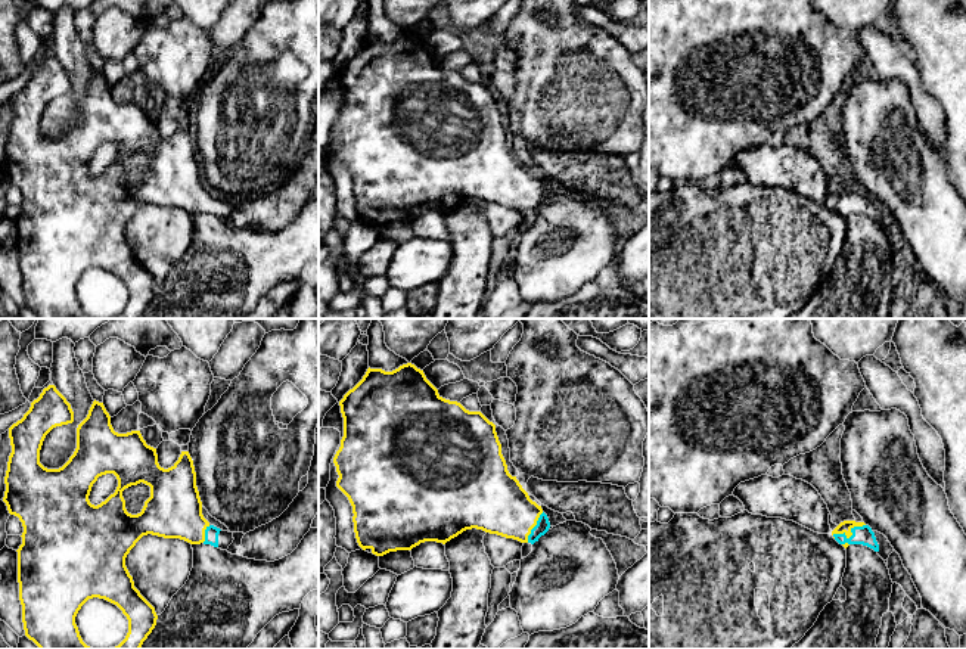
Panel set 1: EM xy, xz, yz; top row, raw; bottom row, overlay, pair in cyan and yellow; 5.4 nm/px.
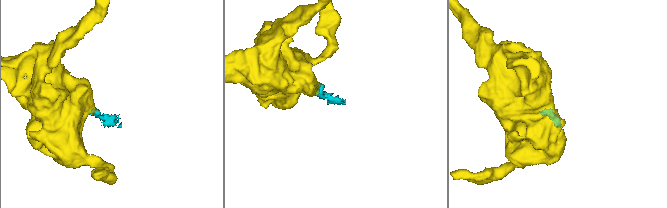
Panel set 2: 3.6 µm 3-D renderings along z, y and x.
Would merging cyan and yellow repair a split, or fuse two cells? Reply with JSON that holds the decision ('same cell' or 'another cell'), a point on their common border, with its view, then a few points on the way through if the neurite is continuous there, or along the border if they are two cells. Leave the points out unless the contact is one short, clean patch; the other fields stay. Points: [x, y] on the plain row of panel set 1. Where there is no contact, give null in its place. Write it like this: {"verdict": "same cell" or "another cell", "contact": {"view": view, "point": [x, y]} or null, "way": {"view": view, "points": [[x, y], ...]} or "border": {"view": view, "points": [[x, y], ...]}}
{"verdict": "same cell", "contact": {"view": "yz", "point": [851, 205]}, "way": {"view": "yz", "points": [[864, 205], [851, 205], [845, 196]]}}

